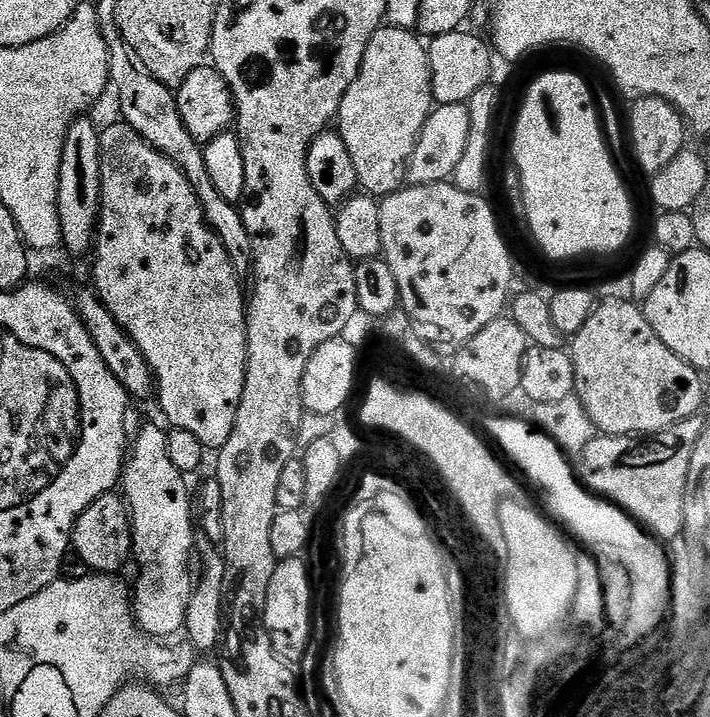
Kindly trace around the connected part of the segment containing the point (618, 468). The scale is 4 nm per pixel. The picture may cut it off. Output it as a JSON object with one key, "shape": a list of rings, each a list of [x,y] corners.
{"shape":[[[602,434],[593,437],[588,446],[585,447],[580,454],[580,459],[582,460],[580,462],[580,470],[578,466],[578,474],[582,484],[585,486],[586,490],[590,491],[593,495],[599,496],[601,499],[607,500],[616,505],[618,508],[620,508],[621,511],[627,512],[627,514],[632,517],[632,519],[635,520],[636,523],[640,524],[640,526],[644,528],[645,531],[648,531],[657,541],[660,541],[664,544],[667,544],[666,542],[670,542],[672,540],[677,541],[679,539],[679,536],[683,533],[684,528],[683,496],[685,492],[685,486],[687,484],[689,464],[691,462],[691,451],[686,448],[685,450],[670,450],[667,452],[666,458],[664,458],[660,454],[654,454],[650,458],[650,464],[645,464],[645,458],[640,455],[639,450],[636,448],[628,451],[627,454],[622,454],[622,444],[623,441],[621,440],[621,437],[618,436],[605,436]]]}

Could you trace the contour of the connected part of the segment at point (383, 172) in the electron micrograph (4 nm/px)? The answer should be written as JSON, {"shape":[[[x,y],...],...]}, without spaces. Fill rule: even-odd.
{"shape":[[[380,27],[366,46],[360,72],[346,90],[338,113],[338,135],[354,162],[359,187],[376,198],[400,191],[420,132],[434,107],[427,47],[415,31],[388,27]]]}

